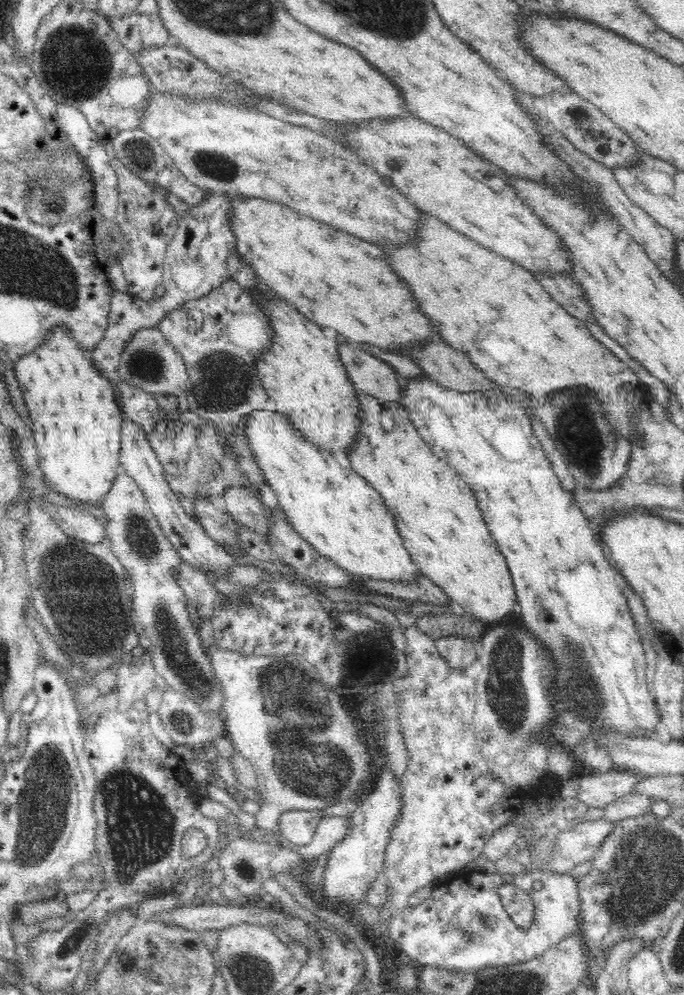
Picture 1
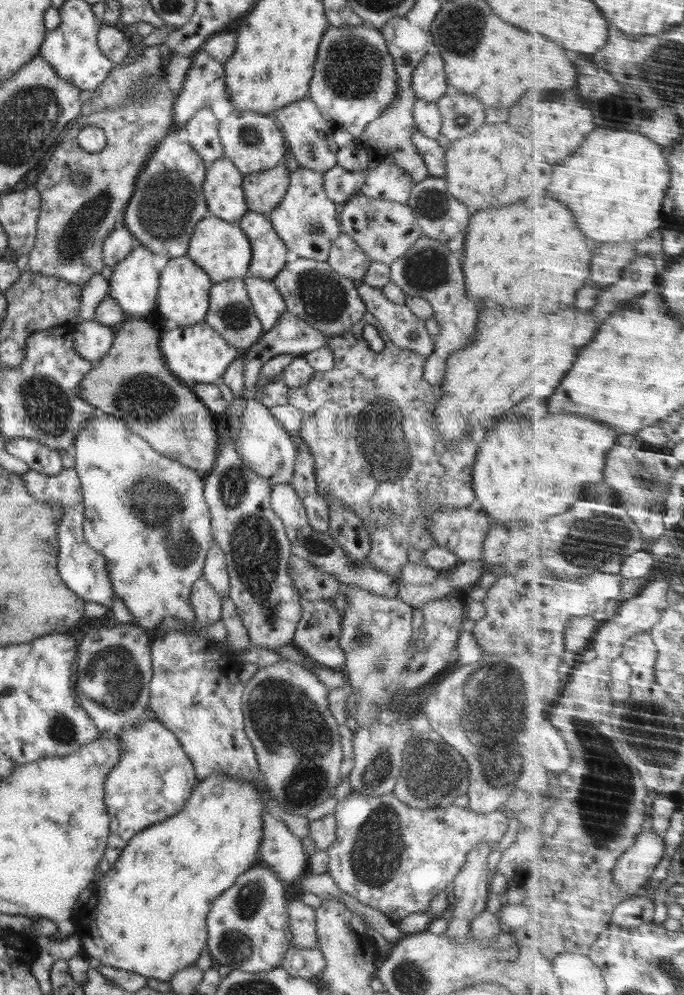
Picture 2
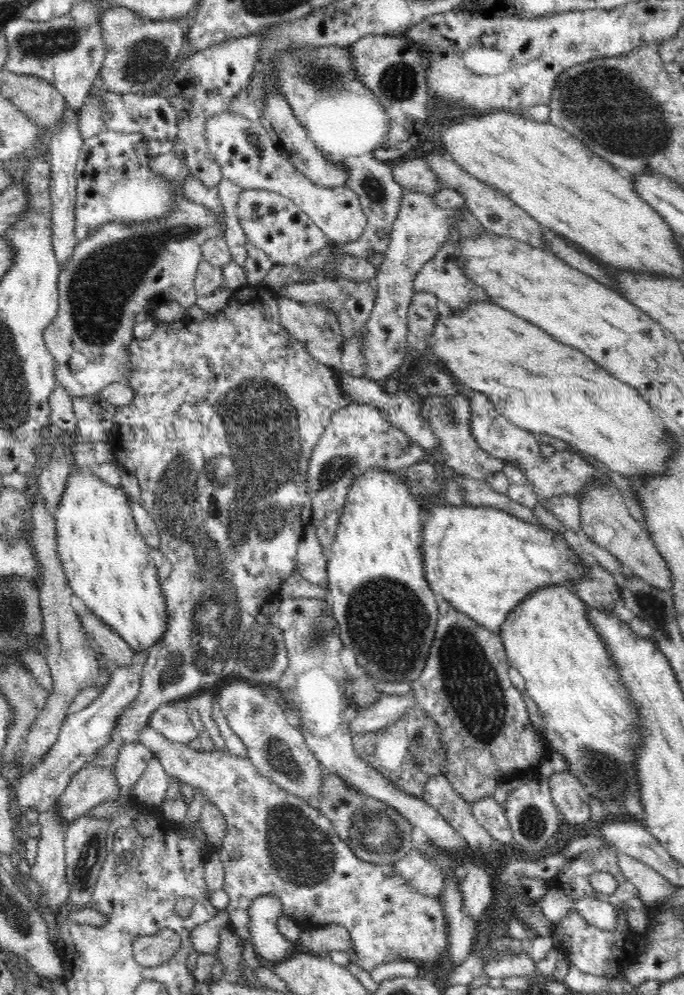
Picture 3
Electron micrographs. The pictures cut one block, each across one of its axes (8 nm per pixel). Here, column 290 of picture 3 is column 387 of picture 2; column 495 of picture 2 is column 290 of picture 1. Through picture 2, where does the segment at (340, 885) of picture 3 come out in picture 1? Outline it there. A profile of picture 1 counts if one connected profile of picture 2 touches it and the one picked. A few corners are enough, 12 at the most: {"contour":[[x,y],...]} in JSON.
{"contour":[[323,809],[286,811],[278,827],[288,843],[312,842]]}

